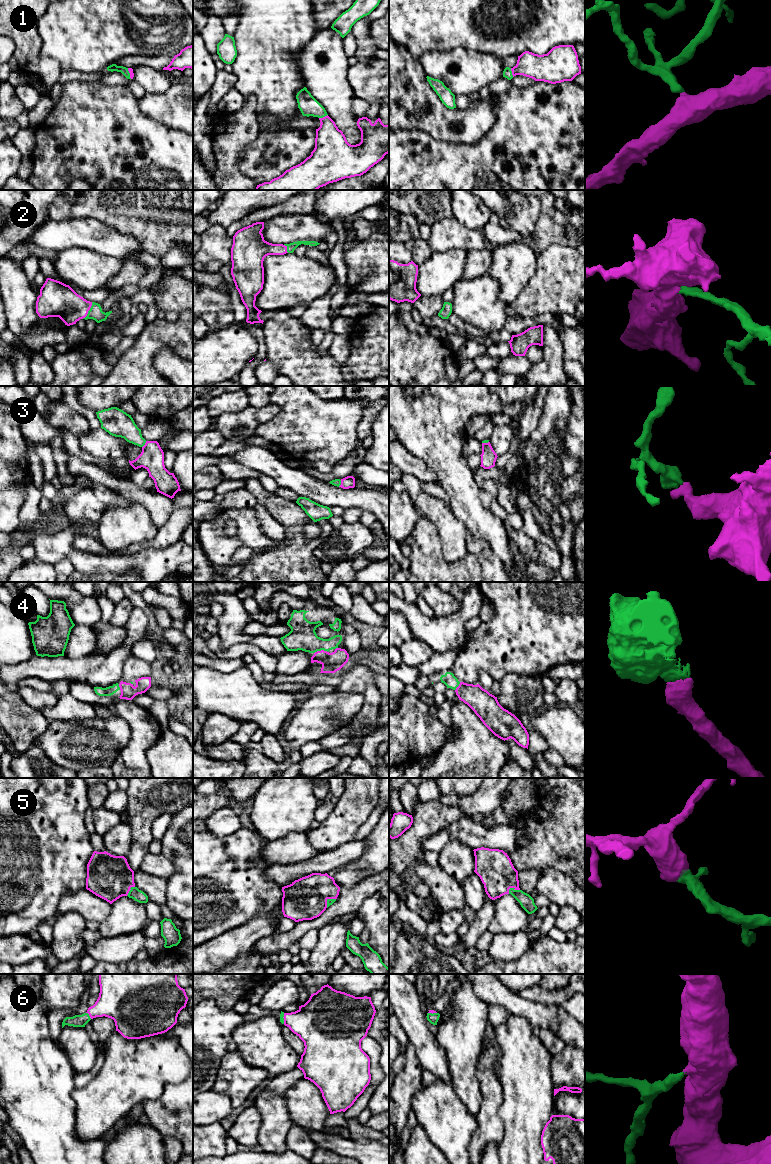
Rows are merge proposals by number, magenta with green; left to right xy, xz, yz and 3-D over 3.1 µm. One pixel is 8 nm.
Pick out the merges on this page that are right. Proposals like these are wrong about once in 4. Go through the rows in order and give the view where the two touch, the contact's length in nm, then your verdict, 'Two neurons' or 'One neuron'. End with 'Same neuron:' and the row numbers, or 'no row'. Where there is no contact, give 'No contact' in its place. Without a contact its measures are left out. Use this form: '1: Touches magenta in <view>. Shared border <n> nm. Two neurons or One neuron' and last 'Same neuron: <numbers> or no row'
1: Touches magenta in xz. Shared border 80 nm. One neuron
2: Touches magenta in xy. Shared border 160 nm. One neuron
3: Touches magenta in xz. Shared border 60 nm. One neuron
4: Touches magenta in xz. Shared border 110 nm. One neuron
5: Touches magenta in yz. Shared border 100 nm. One neuron
6: Touches magenta in xy. Shared border 70 nm. One neuron
Same neuron: 1, 2, 3, 4, 5, 6

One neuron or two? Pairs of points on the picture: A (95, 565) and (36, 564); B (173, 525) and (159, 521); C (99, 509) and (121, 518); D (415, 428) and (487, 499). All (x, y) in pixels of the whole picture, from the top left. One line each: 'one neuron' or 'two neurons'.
A: two neurons
B: two neurons
C: two neurons
D: two neurons

